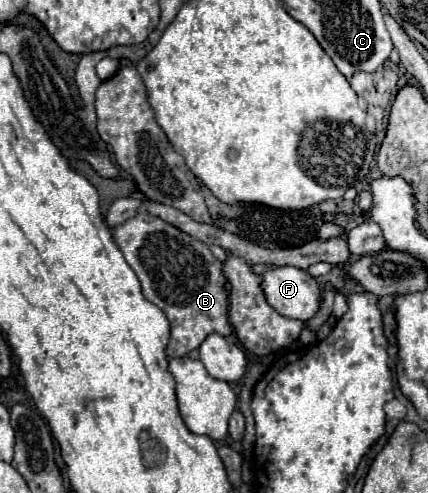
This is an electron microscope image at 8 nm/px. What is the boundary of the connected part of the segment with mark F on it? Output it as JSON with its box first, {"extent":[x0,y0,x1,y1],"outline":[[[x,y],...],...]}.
{"extent":[262,266,322,320],"outline":[[[280,266],[262,274],[262,290],[266,302],[282,316],[294,320],[310,320],[322,302],[322,290],[306,270]]]}

